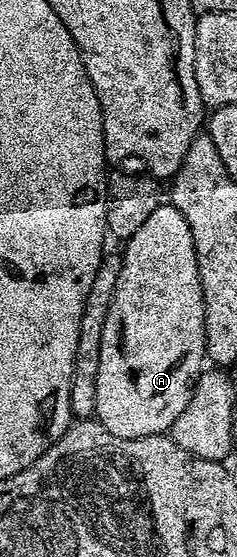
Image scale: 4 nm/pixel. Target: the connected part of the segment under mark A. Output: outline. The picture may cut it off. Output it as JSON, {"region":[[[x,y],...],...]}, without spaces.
{"region":[[[160,203],[157,211],[133,231],[131,237],[126,238],[124,249],[121,249],[123,266],[121,275],[117,279],[117,287],[113,291],[113,299],[109,303],[109,315],[105,319],[105,331],[101,331],[101,363],[97,367],[97,407],[95,417],[109,431],[109,435],[117,435],[121,439],[137,439],[138,437],[152,437],[158,433],[166,434],[171,425],[185,411],[191,398],[191,390],[195,388],[200,373],[205,369],[207,344],[205,343],[205,303],[201,291],[199,278],[199,264],[197,251],[193,247],[193,231],[189,231],[189,223],[185,223],[185,215],[177,211],[177,207],[170,203]]]}

